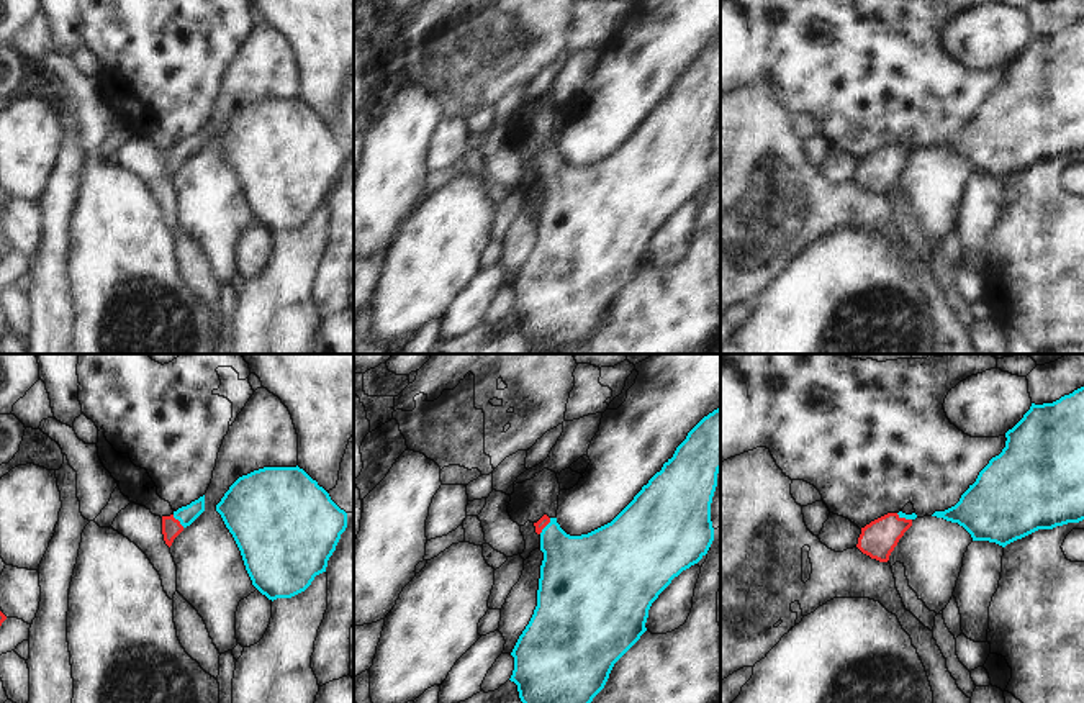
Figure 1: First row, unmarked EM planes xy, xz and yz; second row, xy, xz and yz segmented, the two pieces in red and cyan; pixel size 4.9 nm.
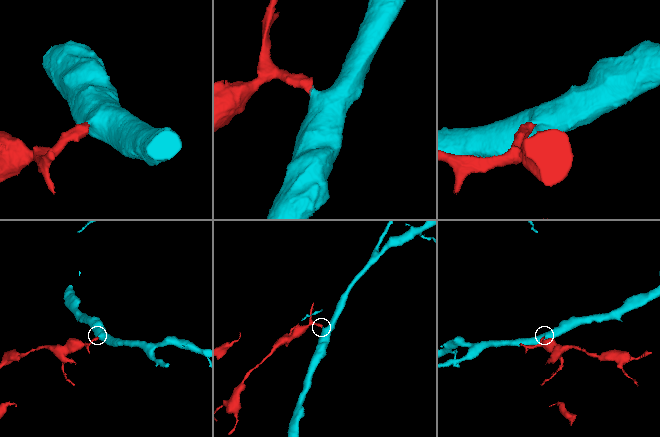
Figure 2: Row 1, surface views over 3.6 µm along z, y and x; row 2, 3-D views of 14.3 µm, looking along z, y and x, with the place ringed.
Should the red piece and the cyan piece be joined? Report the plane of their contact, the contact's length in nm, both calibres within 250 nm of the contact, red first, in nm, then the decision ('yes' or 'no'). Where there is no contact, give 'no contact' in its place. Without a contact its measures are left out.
xz | 100 nm | 50/320 nm | yes

